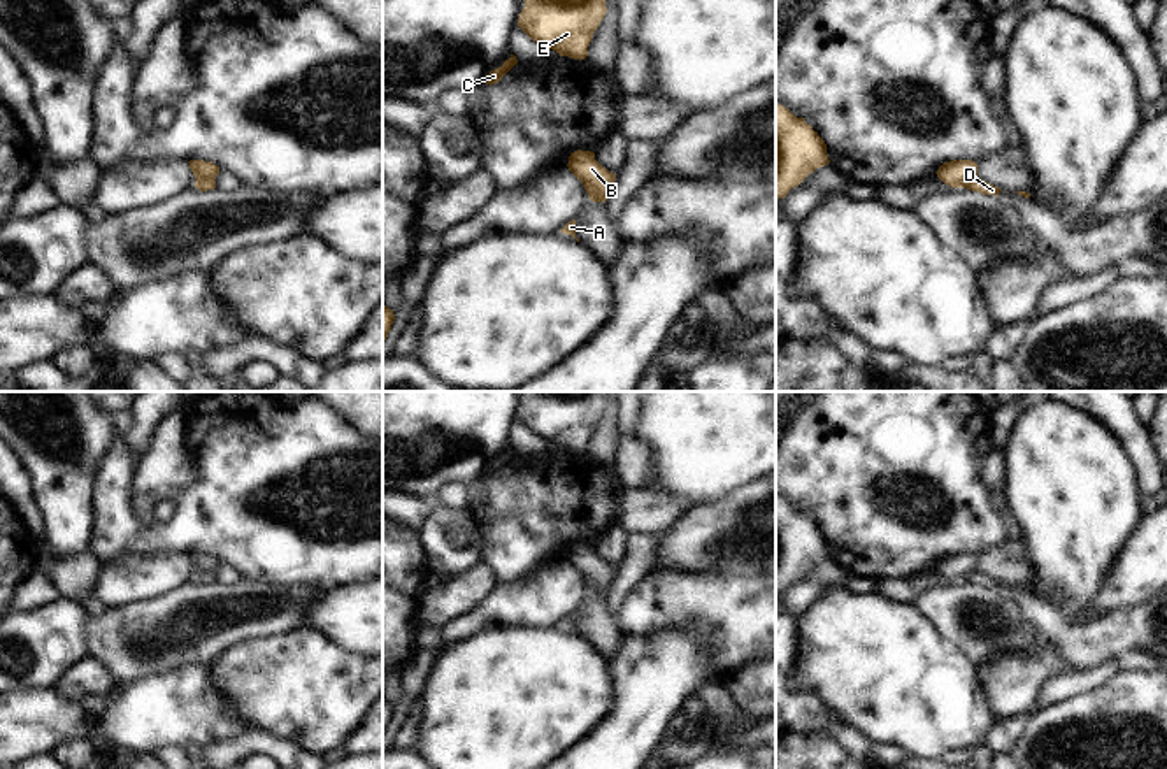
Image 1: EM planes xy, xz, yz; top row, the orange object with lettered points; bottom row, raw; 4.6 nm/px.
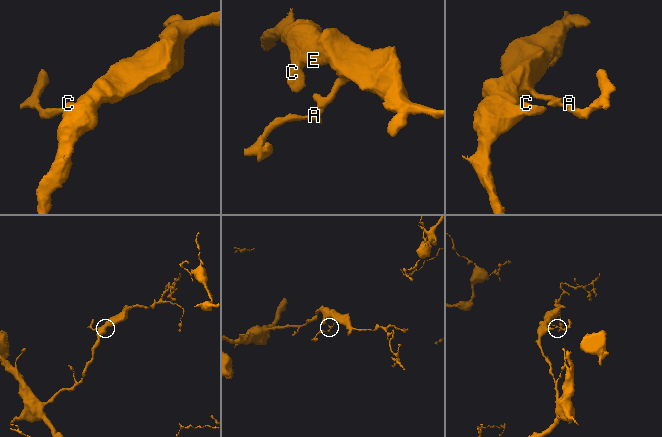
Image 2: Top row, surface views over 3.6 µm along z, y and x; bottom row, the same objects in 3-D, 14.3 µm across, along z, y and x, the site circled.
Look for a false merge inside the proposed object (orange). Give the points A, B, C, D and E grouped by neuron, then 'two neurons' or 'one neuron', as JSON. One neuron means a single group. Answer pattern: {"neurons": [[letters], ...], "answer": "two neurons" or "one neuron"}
{"neurons": [["A", "D"], ["B", "C", "E"]], "answer": "two neurons"}

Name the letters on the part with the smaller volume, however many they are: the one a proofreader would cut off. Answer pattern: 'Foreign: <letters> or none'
Foreign: A, D

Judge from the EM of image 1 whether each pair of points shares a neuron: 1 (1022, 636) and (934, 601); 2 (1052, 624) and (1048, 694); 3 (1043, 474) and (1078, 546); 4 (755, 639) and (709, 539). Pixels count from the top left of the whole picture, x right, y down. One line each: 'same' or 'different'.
1: same
2: different
3: same
4: different

